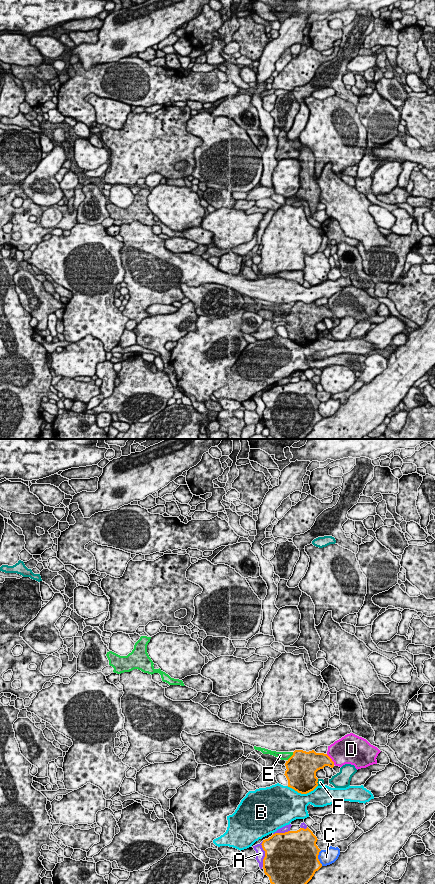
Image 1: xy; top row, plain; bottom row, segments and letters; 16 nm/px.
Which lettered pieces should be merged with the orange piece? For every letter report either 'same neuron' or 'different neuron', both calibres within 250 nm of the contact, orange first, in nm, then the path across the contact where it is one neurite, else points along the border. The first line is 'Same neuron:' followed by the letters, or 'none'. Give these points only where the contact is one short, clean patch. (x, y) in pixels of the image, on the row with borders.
Same neuron: none
A: different neuron; calibres 500 and 160 nm
B: different neuron; calibres 460 and 460 nm
C: different neuron; calibres 500 and 260 nm
D: different neuron; calibres 280 and 420 nm
E: different neuron; calibres 480 and 130 nm
F: different neuron; calibres 460 and 100 nm

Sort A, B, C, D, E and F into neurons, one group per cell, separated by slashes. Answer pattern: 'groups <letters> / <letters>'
groups A / B / C / D / E / F

